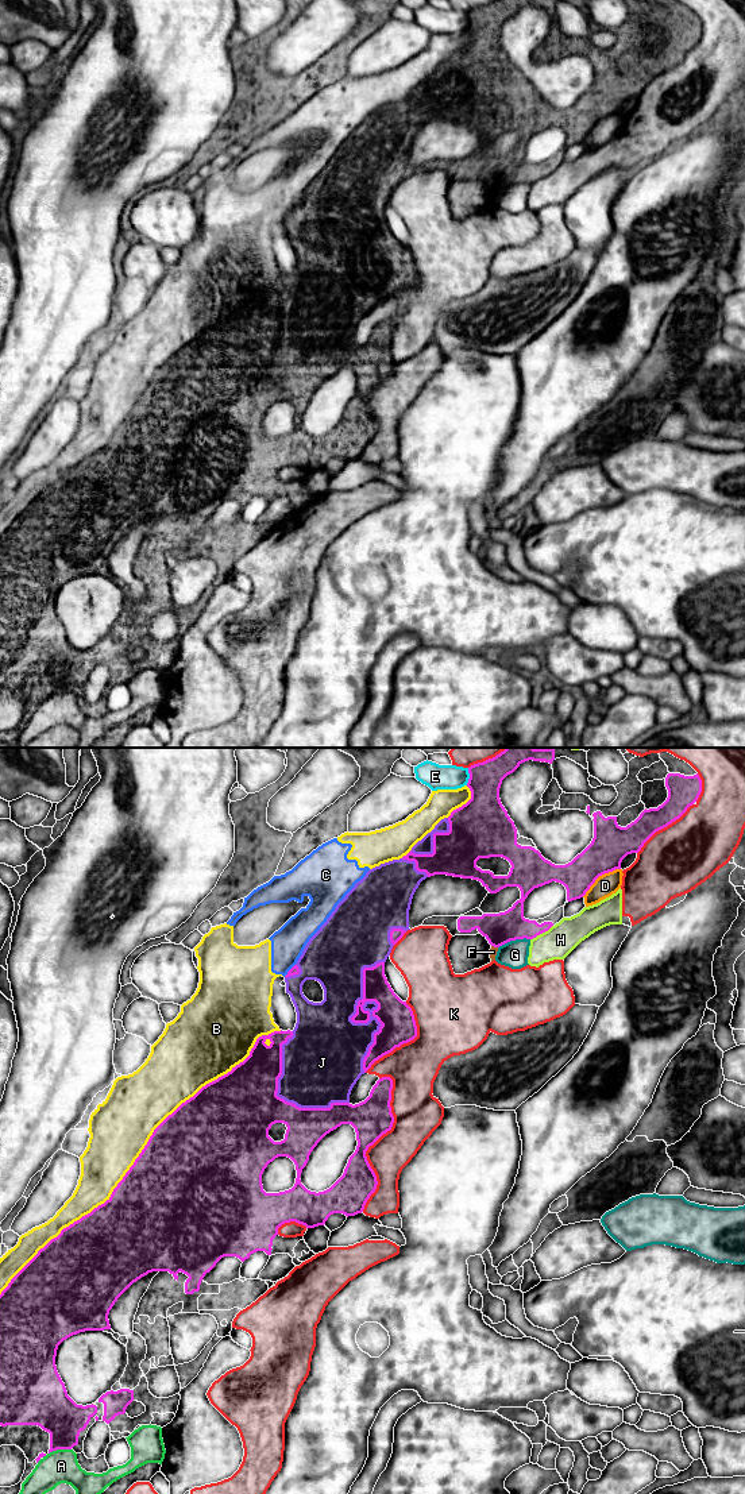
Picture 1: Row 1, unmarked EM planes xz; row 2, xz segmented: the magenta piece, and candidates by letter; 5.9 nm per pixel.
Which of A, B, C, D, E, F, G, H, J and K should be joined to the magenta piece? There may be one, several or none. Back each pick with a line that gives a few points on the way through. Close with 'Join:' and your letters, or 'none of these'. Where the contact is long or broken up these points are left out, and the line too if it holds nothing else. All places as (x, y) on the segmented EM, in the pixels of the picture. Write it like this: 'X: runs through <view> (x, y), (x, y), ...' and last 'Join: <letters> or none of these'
Join: J

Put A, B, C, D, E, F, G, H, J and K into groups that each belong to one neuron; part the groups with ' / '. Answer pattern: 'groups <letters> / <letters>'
groups A D / B C / E / F / G / H / J / K

